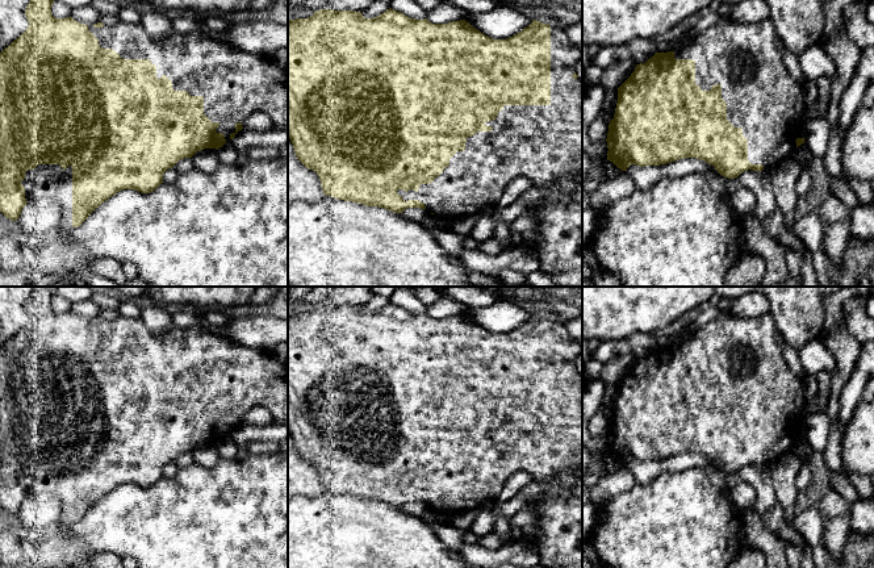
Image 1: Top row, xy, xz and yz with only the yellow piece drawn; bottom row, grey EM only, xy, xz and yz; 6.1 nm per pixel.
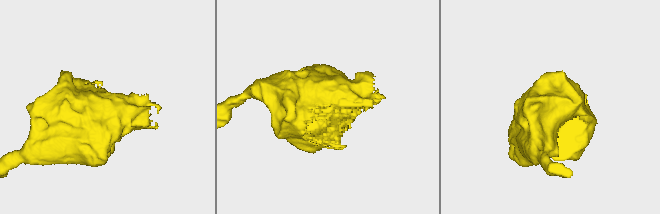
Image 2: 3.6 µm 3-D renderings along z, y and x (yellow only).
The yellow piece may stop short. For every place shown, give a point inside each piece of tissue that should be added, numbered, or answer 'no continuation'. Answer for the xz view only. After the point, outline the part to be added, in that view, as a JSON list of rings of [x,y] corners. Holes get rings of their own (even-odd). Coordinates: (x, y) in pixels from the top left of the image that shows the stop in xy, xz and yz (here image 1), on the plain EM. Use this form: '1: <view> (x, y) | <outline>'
1: xz (543, 438) | [[[551,321],[551,398],[549,400],[505,400],[502,405],[498,406],[498,410],[493,415],[485,417],[485,419],[492,421],[492,426],[478,426],[472,431],[467,433],[465,444],[457,446],[451,454],[449,460],[444,463],[444,465],[434,473],[430,479],[421,479],[419,484],[415,486],[413,484],[405,486],[398,484],[397,488],[405,494],[419,494],[425,498],[426,506],[432,508],[435,511],[440,514],[455,514],[461,511],[477,510],[484,505],[489,505],[497,501],[497,497],[503,490],[507,480],[517,472],[526,472],[531,476],[534,483],[544,483],[547,485],[545,490],[538,496],[534,496],[527,500],[524,508],[527,508],[531,513],[535,514],[536,519],[539,513],[536,511],[536,506],[547,500],[559,498],[559,497],[569,497],[570,488],[574,484],[577,476],[582,472],[582,375],[580,372],[574,373],[572,369],[576,367],[576,358],[582,352],[582,346],[580,346],[569,334],[564,322]]]

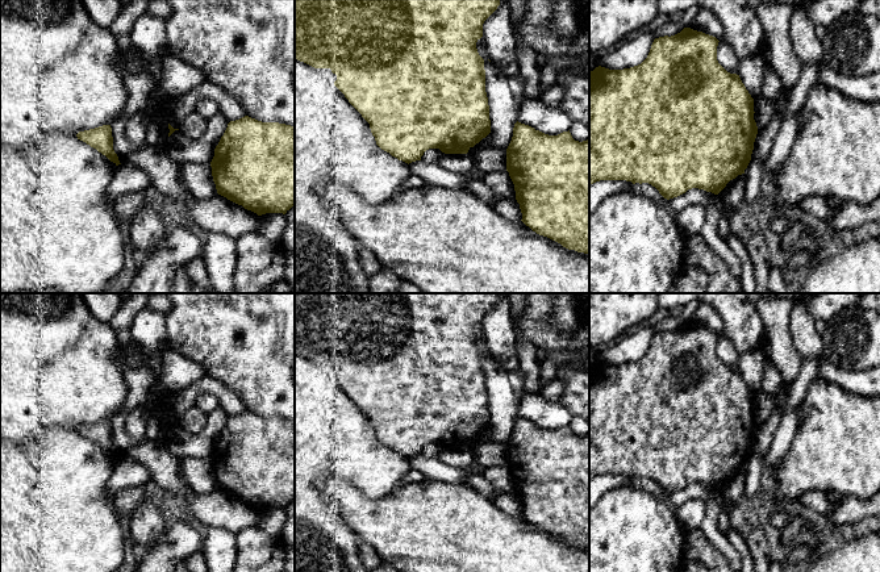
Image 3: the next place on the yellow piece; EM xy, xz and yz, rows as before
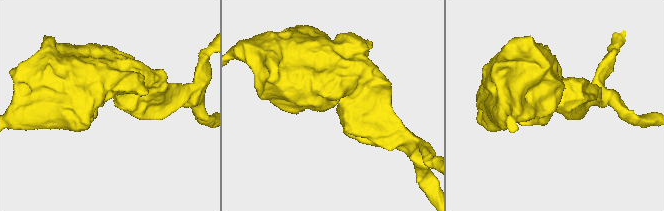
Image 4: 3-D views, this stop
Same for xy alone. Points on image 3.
no continuation

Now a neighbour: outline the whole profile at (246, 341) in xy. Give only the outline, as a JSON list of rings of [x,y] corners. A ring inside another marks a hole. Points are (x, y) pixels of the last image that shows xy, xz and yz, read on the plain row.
[[[160,293],[160,295],[166,296],[172,304],[172,308],[164,314],[167,330],[166,339],[168,348],[175,350],[183,356],[196,362],[199,366],[204,368],[207,376],[210,376],[221,381],[225,387],[233,391],[241,398],[246,410],[262,417],[279,417],[295,422],[295,293]]]

